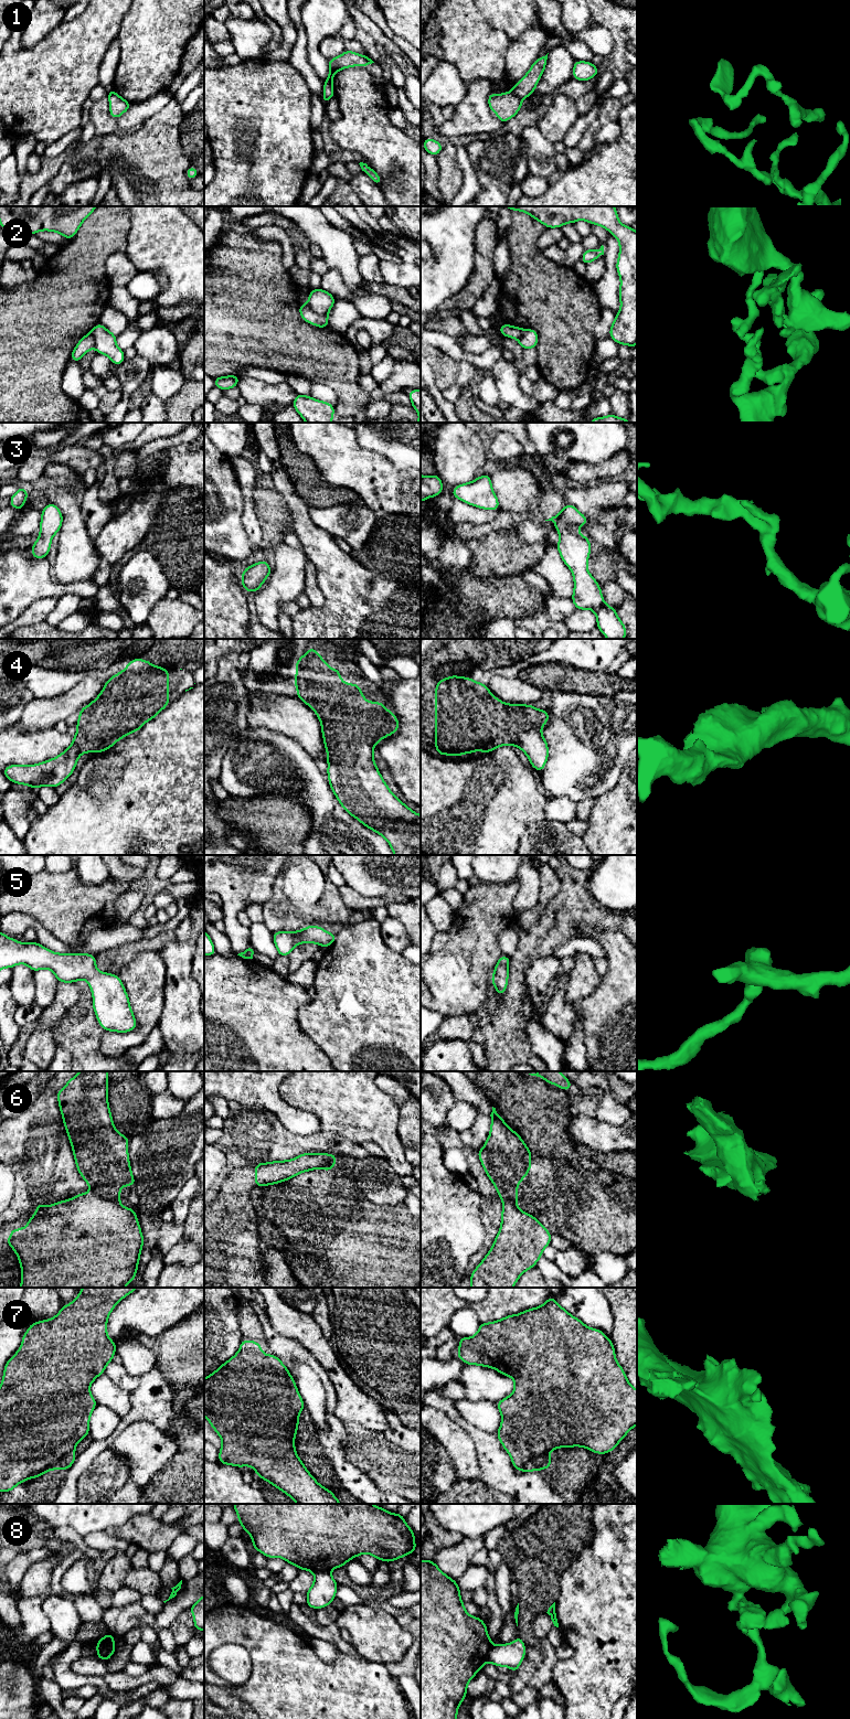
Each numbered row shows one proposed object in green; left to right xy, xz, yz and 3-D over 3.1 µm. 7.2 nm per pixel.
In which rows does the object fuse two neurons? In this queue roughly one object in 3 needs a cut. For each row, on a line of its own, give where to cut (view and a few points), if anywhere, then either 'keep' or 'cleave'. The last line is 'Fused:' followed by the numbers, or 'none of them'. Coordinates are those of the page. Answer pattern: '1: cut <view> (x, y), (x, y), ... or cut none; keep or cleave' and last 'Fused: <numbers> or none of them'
1: cut yz (511, 91), (521, 99); cleave
2: cut xz (306, 303), (314, 311), (326, 315); cleave
3: cut none; keep
4: cut none; keep
5: cut none; keep
6: cut xy (92, 1191), (103, 1198), (114, 1200), (118, 1205); cleave
7: cut none; keep
8: cut xy (114, 1651), (106, 1650), (98, 1656); cleave
Fused: 1, 2, 6, 8

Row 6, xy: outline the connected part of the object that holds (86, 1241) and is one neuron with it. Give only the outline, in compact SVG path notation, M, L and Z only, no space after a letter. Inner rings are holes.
M81 1193L45 1207L40 1203L24 1228L13 1228L7 1239L20 1261L20 1288L125 1288L137 1274L144 1235L136 1209L120 1206L98 1195Z

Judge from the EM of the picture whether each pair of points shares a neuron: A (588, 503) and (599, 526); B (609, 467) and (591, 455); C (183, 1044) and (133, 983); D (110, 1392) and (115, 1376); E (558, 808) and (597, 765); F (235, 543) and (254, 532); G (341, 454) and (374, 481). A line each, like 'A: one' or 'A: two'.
A: one
B: two
C: two
D: two
E: two
F: two
G: one

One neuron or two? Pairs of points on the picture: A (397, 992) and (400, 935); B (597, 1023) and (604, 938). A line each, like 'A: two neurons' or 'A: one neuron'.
A: two neurons
B: one neuron

